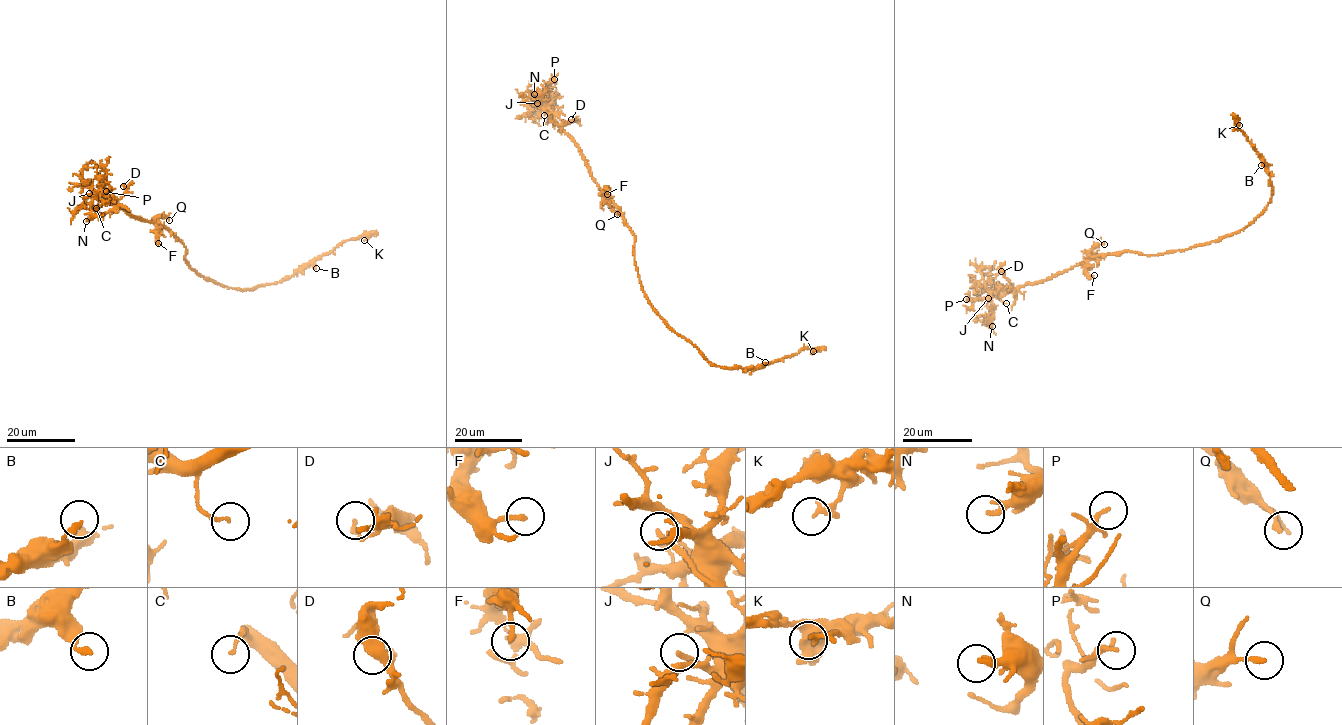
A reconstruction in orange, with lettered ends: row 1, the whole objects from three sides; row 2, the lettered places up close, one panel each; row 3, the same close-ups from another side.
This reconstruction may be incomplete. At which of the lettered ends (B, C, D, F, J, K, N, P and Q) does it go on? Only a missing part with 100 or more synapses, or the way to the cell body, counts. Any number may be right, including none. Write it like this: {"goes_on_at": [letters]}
{"goes_on_at": ["J"]}

